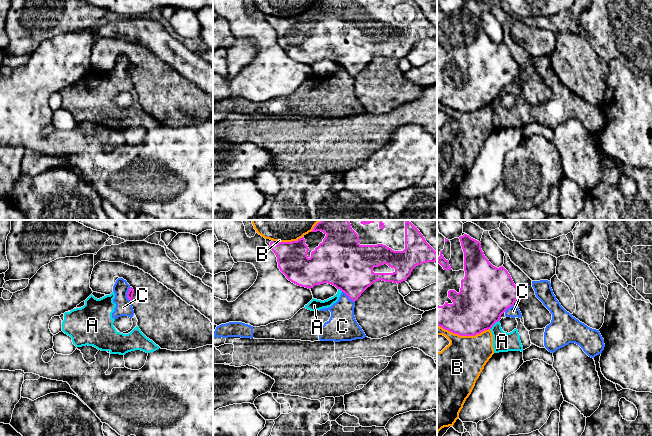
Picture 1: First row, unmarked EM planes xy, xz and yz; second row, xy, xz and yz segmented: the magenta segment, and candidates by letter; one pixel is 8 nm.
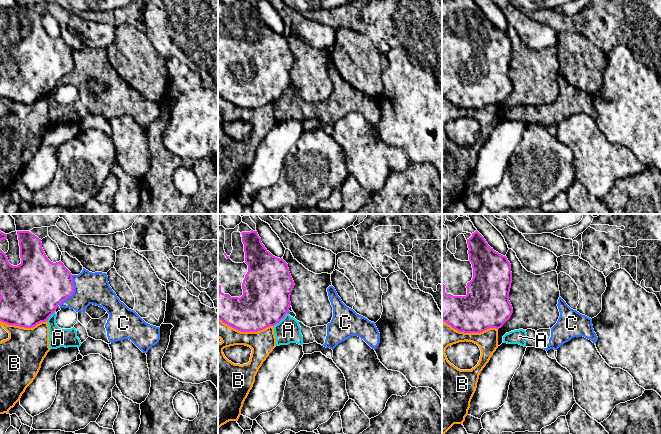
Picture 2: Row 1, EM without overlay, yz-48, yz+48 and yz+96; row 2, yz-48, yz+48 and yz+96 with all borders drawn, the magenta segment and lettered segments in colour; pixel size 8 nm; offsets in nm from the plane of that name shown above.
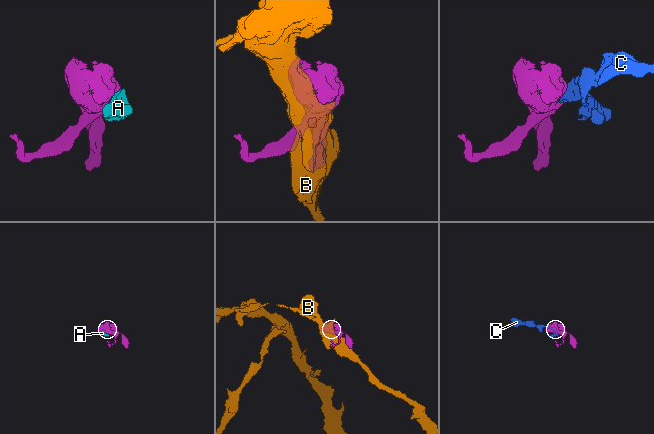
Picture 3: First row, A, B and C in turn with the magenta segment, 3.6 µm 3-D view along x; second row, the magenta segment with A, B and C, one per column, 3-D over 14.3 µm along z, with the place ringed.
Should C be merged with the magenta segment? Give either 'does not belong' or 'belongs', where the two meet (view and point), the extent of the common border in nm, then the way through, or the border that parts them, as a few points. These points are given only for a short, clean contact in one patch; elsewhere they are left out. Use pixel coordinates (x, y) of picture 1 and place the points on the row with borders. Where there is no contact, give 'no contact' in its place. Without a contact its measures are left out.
does not belong; contact xy (127, 294); length 120 nm; border xy (129, 287), (127, 298), (130, 301)

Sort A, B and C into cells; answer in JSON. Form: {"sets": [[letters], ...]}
{"sets": [["A", "C"], ["B"]]}

